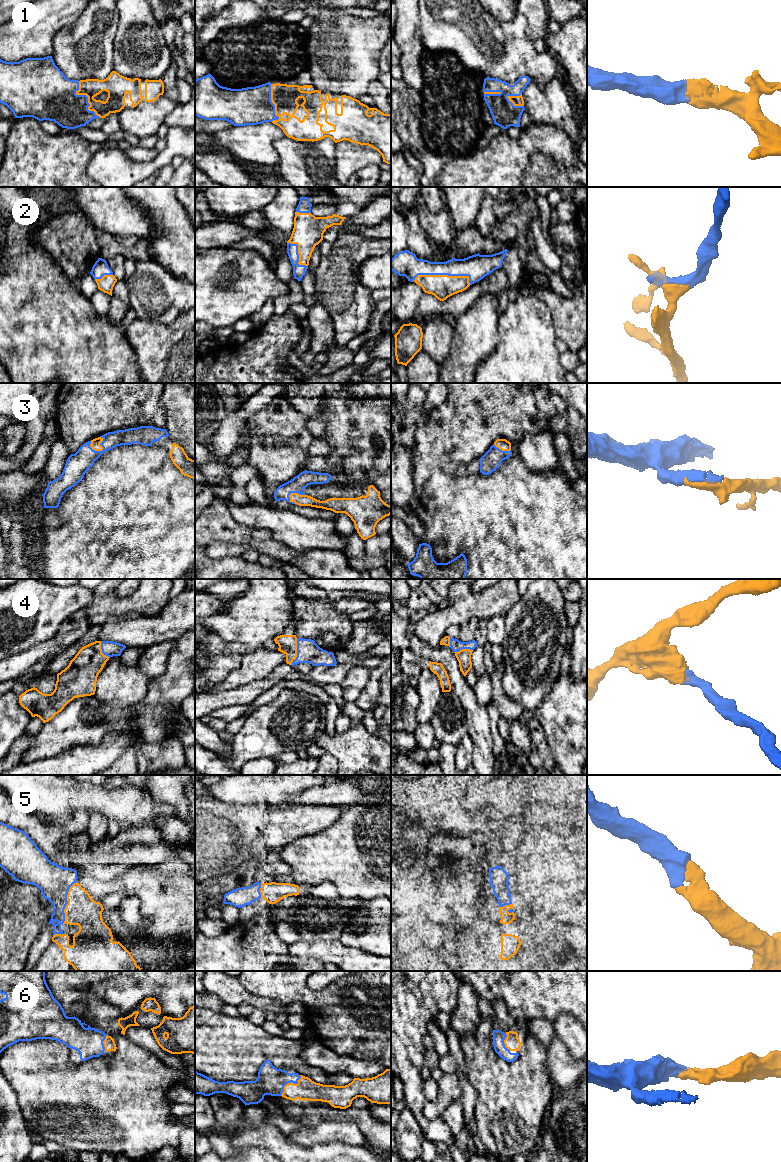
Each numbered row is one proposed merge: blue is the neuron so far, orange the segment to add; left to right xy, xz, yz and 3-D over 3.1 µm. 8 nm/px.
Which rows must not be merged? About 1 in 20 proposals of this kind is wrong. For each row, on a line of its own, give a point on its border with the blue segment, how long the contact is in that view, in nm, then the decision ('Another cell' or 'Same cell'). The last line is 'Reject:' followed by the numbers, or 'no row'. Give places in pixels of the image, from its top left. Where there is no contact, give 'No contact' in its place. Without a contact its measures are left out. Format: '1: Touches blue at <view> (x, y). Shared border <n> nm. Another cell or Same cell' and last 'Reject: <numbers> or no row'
1: Touches blue at xy (87, 98). Shared border 340 nm. Same cell
2: Touches blue at yz (444, 274). Shared border 460 nm. Same cell
3: Touches blue at xy (101, 445). Shared border 140 nm. Same cell
4: Touches blue at xz (297, 651). Shared border 220 nm. Same cell
5: Touches blue at xy (67, 902). Shared border 340 nm. Same cell
6: Touches blue at xz (289, 1082). Shared border 240 nm. Same cell
Reject: no row

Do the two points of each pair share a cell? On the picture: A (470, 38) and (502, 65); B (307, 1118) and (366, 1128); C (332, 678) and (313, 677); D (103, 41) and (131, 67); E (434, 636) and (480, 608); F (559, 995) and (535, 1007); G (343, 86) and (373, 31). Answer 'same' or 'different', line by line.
A: same
B: same
C: same
D: different
E: same
F: same
G: same

